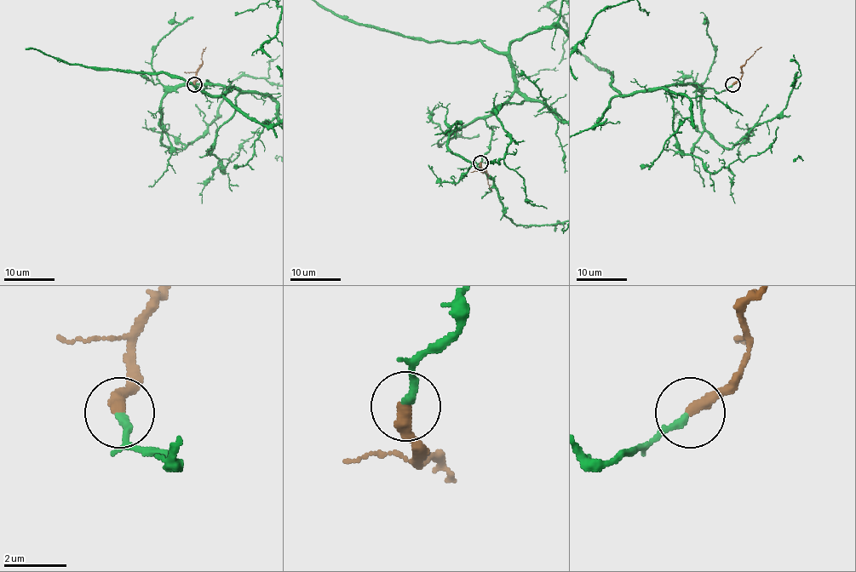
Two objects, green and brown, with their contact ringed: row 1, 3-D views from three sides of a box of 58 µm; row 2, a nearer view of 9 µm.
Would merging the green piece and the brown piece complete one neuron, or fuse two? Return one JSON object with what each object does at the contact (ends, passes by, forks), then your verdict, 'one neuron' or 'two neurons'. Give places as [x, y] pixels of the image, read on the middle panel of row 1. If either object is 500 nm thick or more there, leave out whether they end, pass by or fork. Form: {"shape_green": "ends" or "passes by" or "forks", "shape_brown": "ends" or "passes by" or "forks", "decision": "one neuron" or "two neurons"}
{"shape_green": "ends", "shape_brown": "ends", "decision": "one neuron"}

